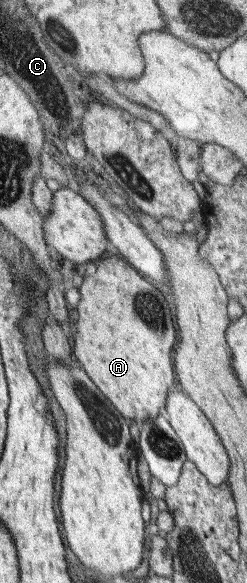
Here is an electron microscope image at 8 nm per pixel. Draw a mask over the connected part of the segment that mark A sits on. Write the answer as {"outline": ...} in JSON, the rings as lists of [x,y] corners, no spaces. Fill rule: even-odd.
{"outline":[[[113,256],[109,259],[99,261],[96,263],[97,269],[95,271],[87,271],[89,275],[85,277],[83,285],[81,285],[81,303],[77,305],[77,313],[79,313],[79,319],[77,319],[77,325],[75,325],[75,357],[77,361],[85,367],[85,371],[89,371],[89,375],[93,375],[93,383],[97,383],[97,387],[101,387],[101,393],[111,401],[113,407],[116,407],[117,411],[121,413],[127,420],[144,422],[151,417],[160,418],[164,414],[166,407],[167,395],[169,389],[175,384],[175,364],[173,364],[173,347],[175,347],[175,341],[177,341],[177,331],[173,327],[173,311],[169,313],[169,299],[165,299],[165,295],[161,295],[155,287],[147,282],[137,270],[131,265],[127,264],[124,259],[119,259],[117,256]]]}

